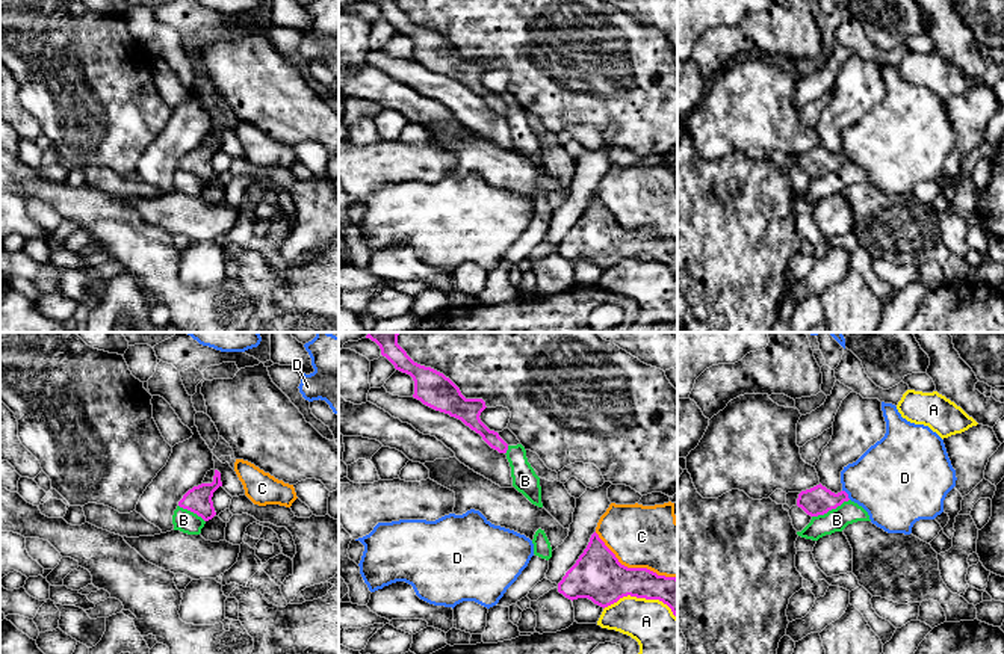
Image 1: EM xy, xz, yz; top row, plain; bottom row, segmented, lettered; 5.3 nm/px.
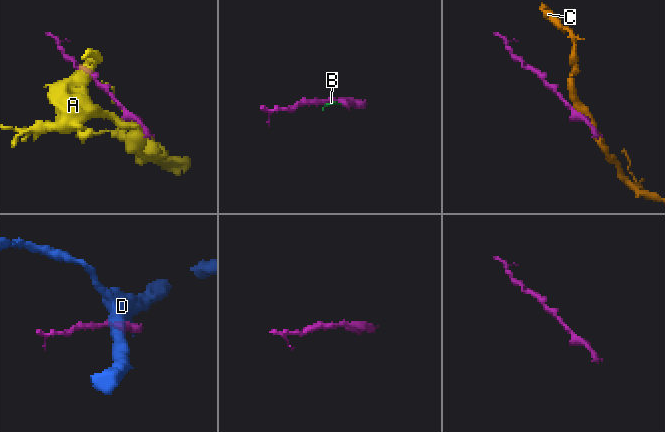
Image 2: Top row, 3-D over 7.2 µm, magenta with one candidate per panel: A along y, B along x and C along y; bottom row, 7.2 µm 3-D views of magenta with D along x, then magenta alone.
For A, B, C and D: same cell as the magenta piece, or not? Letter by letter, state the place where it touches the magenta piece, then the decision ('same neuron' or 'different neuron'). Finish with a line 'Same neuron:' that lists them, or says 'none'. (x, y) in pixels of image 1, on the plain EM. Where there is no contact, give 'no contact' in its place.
A: meets magenta in xz at (641, 259); different neuron
B: meets magenta in yz at (830, 171); different neuron
C: meets magenta in xz at (634, 230); different neuron
D: meets magenta in yz at (847, 156); different neuron
Same neuron: none

